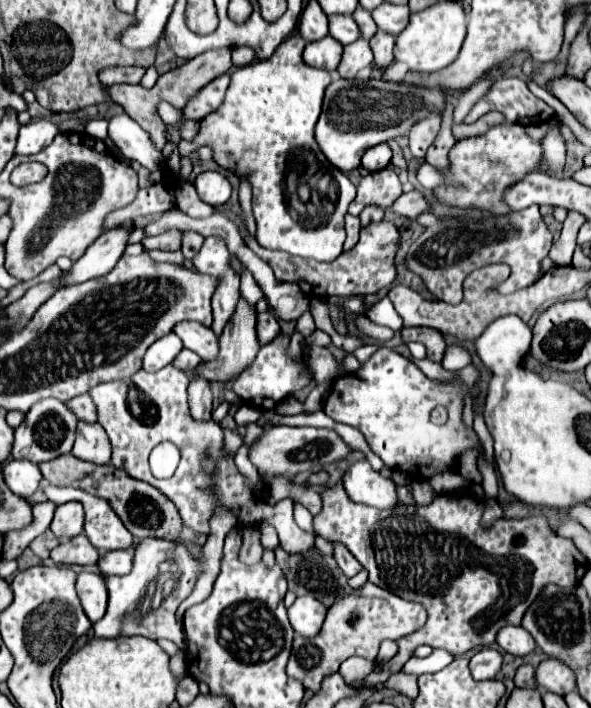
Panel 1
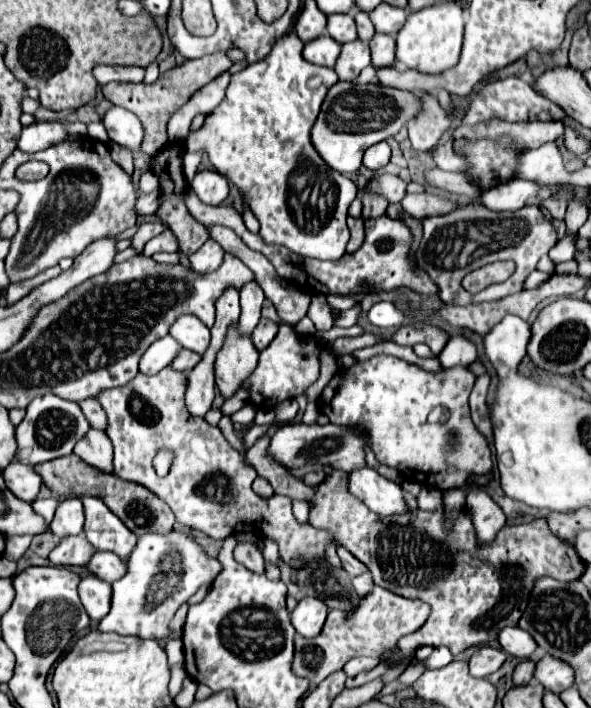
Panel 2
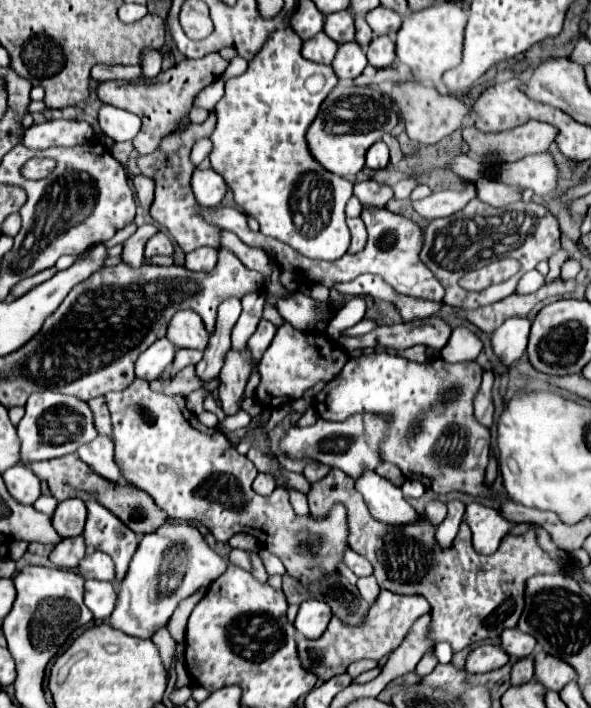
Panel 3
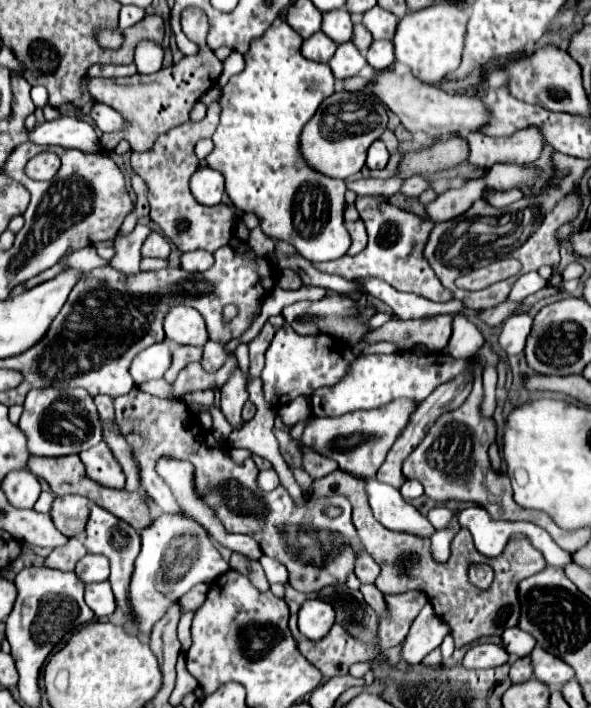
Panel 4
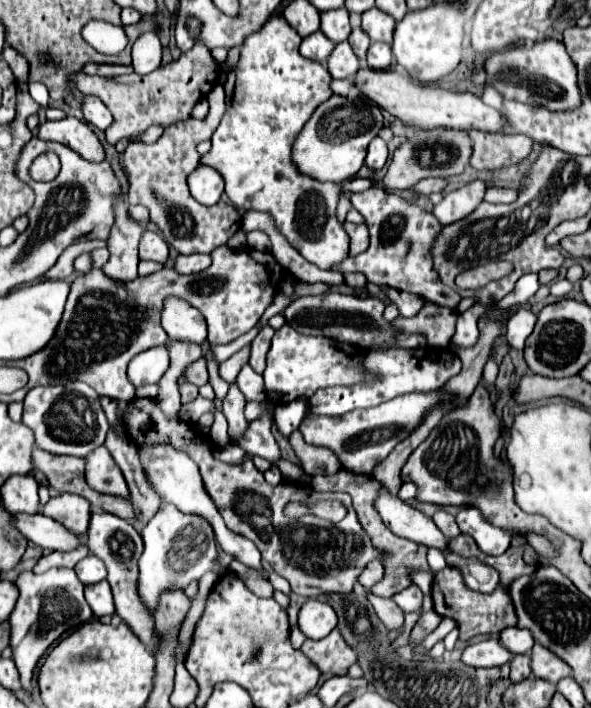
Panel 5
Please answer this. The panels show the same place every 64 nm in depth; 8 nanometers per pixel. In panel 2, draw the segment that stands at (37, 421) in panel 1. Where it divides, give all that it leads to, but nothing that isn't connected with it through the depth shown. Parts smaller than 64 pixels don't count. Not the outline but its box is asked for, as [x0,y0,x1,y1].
[16,394,90,464]

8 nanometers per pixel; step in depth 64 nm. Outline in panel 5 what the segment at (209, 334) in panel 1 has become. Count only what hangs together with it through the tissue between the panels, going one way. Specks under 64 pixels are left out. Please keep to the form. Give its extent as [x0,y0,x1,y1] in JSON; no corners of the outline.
[162,298,206,344]

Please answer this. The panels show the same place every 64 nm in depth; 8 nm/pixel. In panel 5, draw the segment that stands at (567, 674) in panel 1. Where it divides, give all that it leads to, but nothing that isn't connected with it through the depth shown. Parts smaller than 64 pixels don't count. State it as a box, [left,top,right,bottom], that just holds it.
[532,644,572,684]

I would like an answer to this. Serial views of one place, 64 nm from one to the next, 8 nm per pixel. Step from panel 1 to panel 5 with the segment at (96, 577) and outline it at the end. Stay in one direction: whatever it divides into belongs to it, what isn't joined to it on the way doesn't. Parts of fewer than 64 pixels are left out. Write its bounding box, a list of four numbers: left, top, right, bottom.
[84,580,114,616]

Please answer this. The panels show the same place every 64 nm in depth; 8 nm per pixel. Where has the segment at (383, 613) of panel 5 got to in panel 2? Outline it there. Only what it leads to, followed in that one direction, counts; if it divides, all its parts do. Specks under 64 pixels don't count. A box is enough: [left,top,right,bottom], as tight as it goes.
[352,572,374,596]

